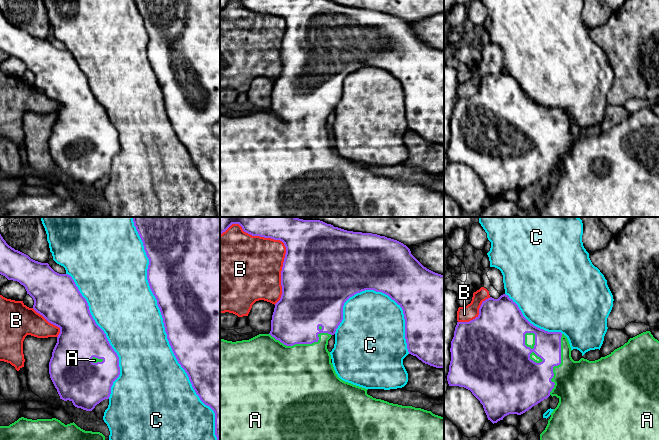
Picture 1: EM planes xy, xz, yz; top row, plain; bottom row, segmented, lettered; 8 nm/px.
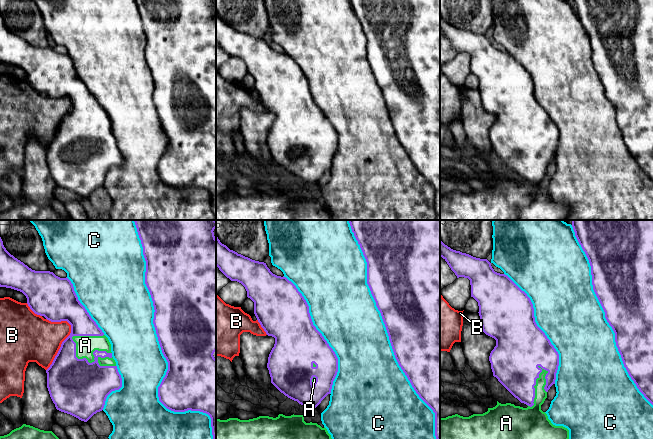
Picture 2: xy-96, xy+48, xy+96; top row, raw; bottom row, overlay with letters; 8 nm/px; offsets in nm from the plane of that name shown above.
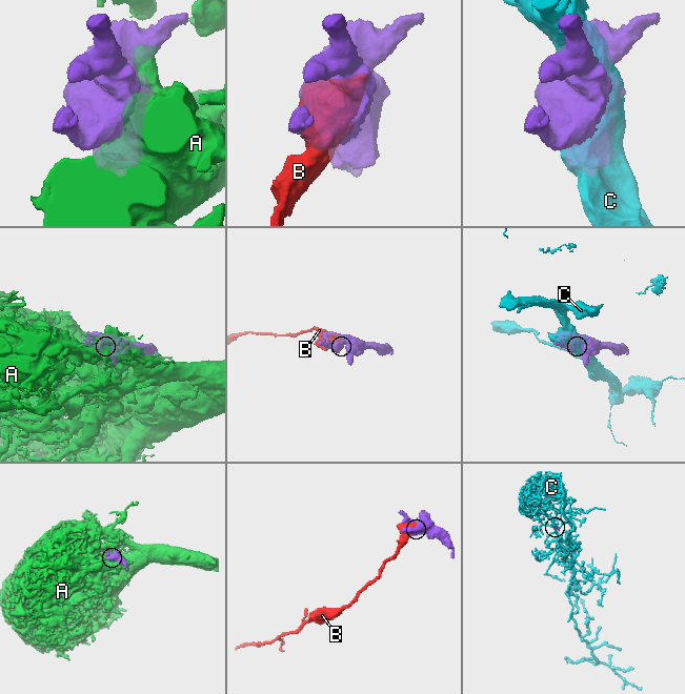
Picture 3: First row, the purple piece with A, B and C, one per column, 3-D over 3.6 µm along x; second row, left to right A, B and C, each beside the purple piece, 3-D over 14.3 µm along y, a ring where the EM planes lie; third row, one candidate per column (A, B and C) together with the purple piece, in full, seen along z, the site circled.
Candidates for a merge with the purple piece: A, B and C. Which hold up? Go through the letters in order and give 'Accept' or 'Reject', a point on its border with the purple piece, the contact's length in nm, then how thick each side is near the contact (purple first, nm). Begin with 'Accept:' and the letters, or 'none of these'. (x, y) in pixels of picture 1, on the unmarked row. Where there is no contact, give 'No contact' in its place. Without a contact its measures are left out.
Accept: A
A: Accept. Touches purple at xz (302, 119). Shared border 500 nm. Thickness 380 nm (purple) against 500 nm
B: Reject. Touches purple at xz (286, 27). Shared border 700 nm. Thickness 500 nm (purple) against 400 nm
C: Reject. Touches purple at xy (166, 109). Shared border 1850 nm. Thickness 500 nm (purple) against 460 nm

